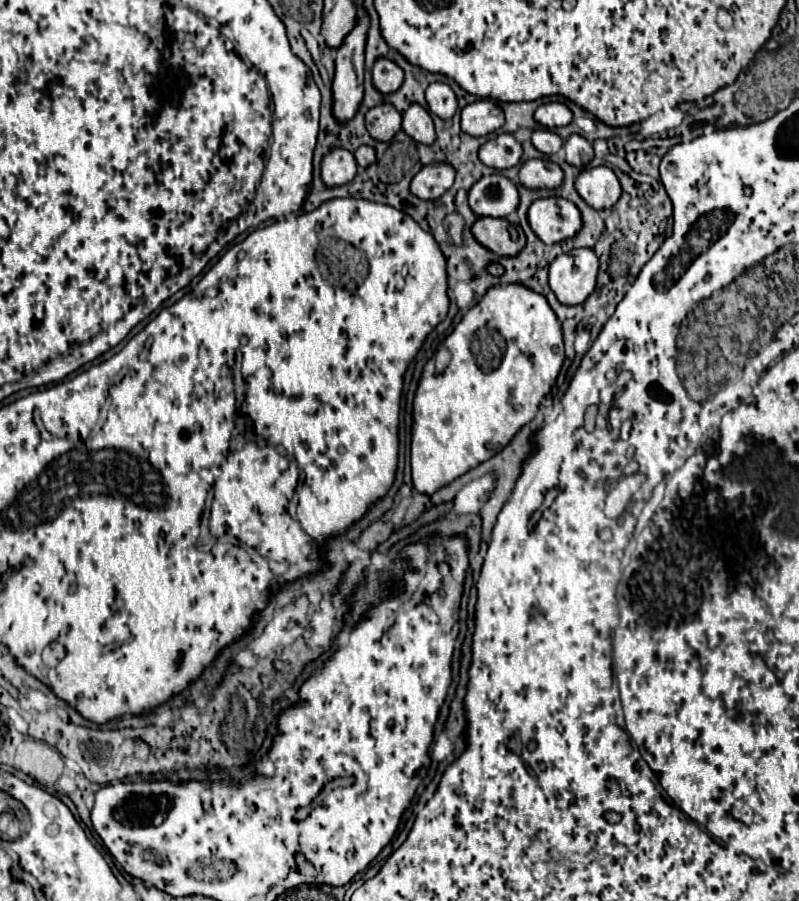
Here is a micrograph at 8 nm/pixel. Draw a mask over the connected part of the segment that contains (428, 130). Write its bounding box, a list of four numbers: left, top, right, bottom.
[403,104,435,144]

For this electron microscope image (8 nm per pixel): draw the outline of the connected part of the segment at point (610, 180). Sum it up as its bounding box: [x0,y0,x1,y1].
[575,166,621,210]

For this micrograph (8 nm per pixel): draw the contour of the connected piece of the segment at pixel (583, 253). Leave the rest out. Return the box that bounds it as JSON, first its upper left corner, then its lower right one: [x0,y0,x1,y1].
[549,248,599,306]

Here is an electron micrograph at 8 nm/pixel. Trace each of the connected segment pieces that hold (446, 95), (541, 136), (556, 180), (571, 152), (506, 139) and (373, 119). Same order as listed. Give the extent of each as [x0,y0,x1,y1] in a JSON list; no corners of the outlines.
[[427,82,457,120],[531,130,563,156],[519,160,563,190],[565,134,593,168],[479,134,523,170],[365,104,401,142]]

